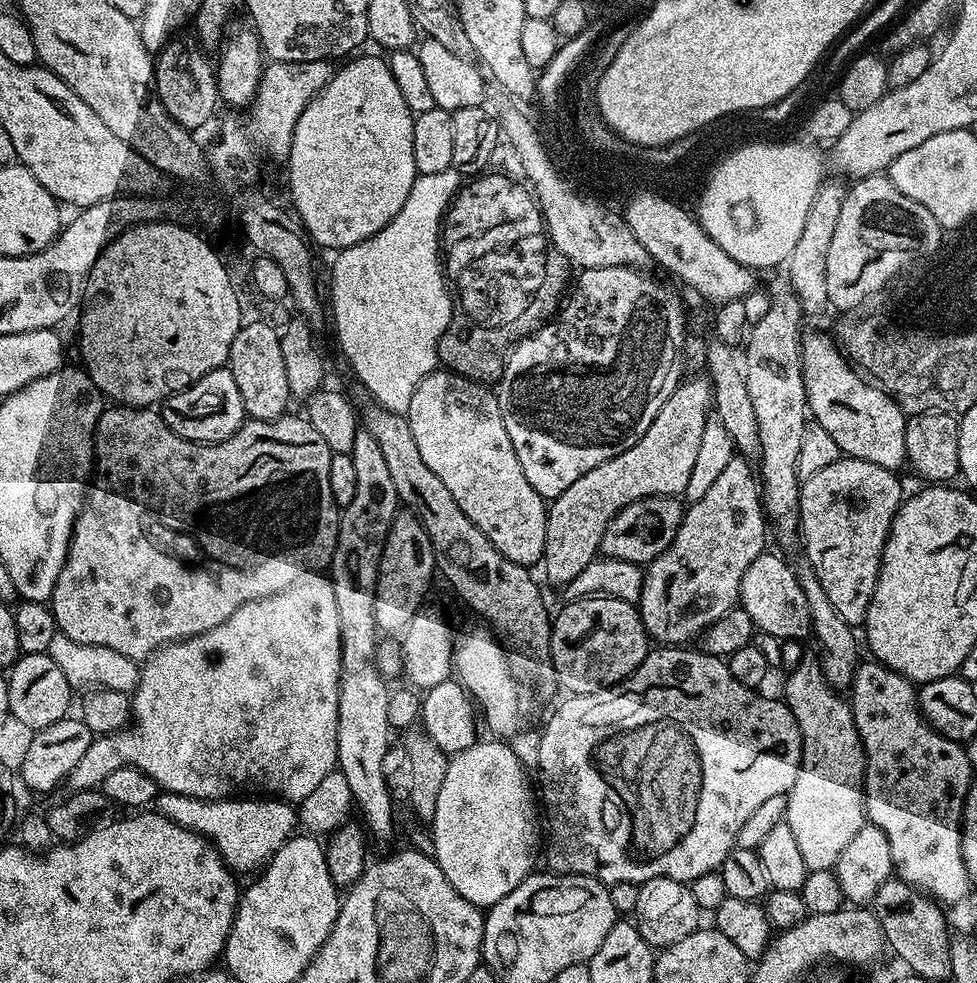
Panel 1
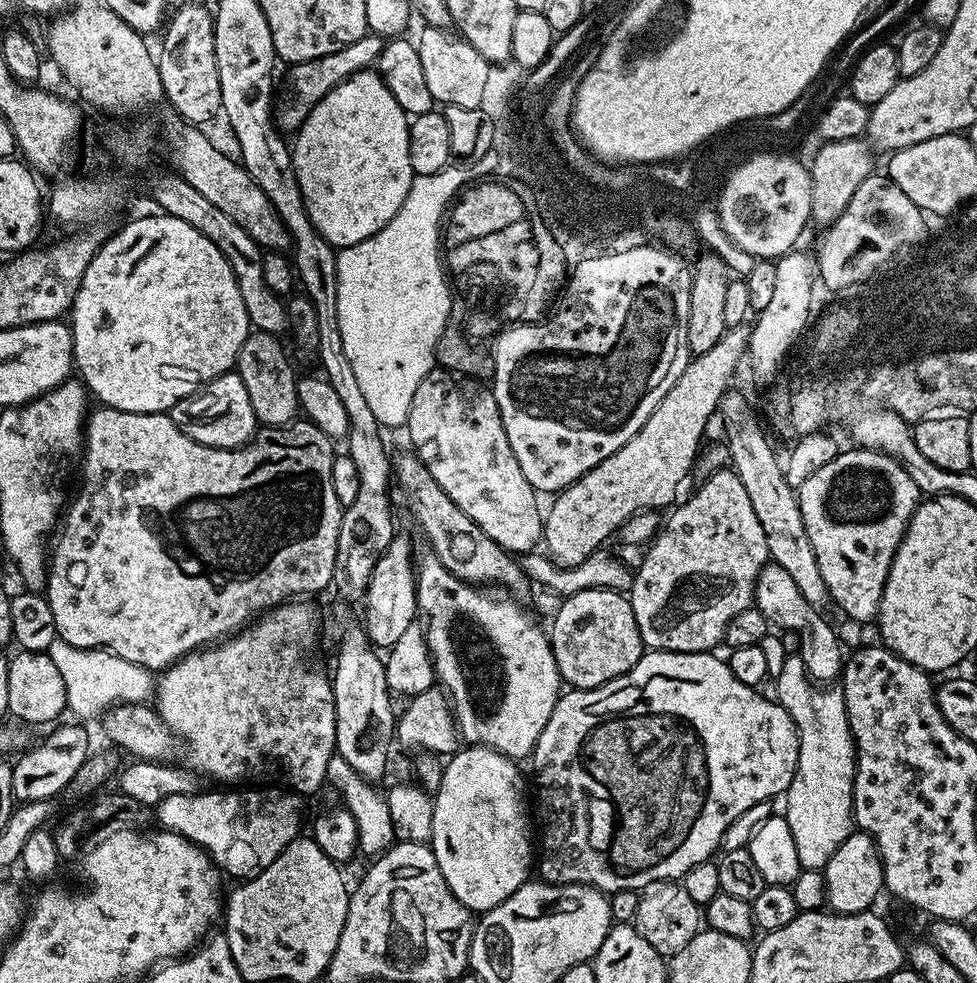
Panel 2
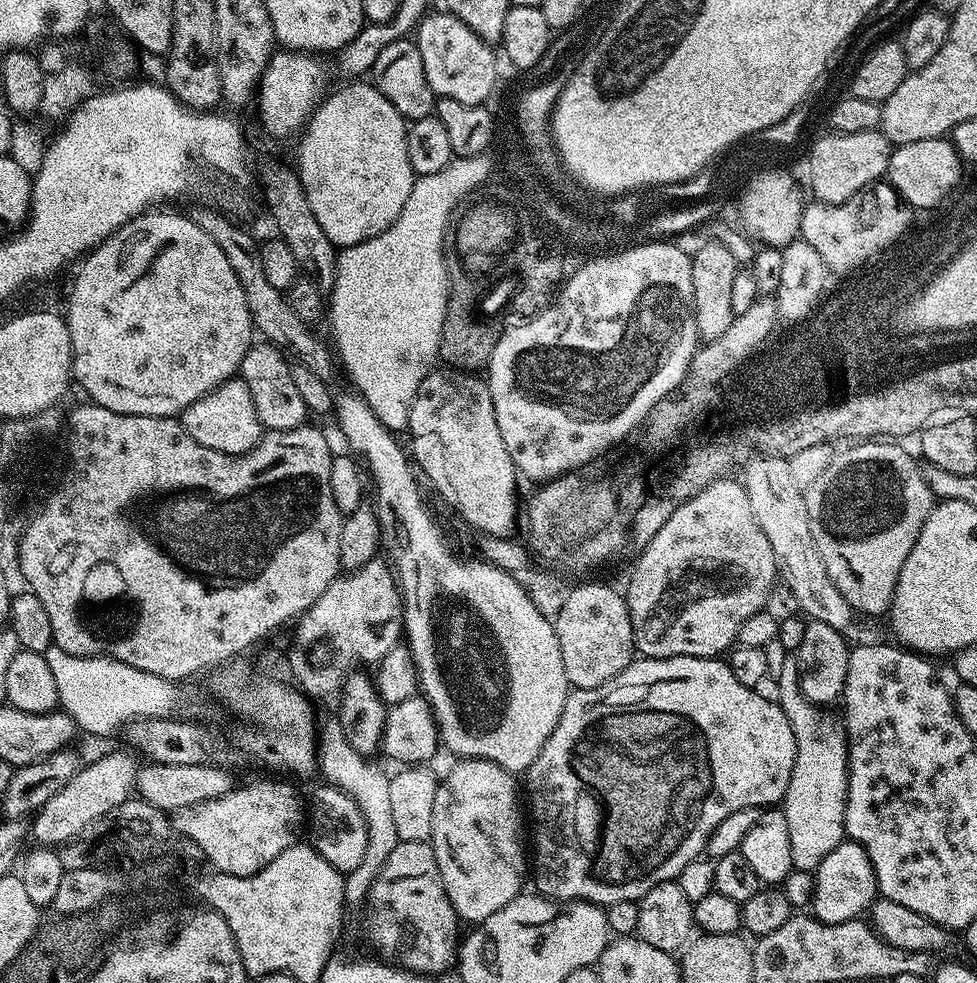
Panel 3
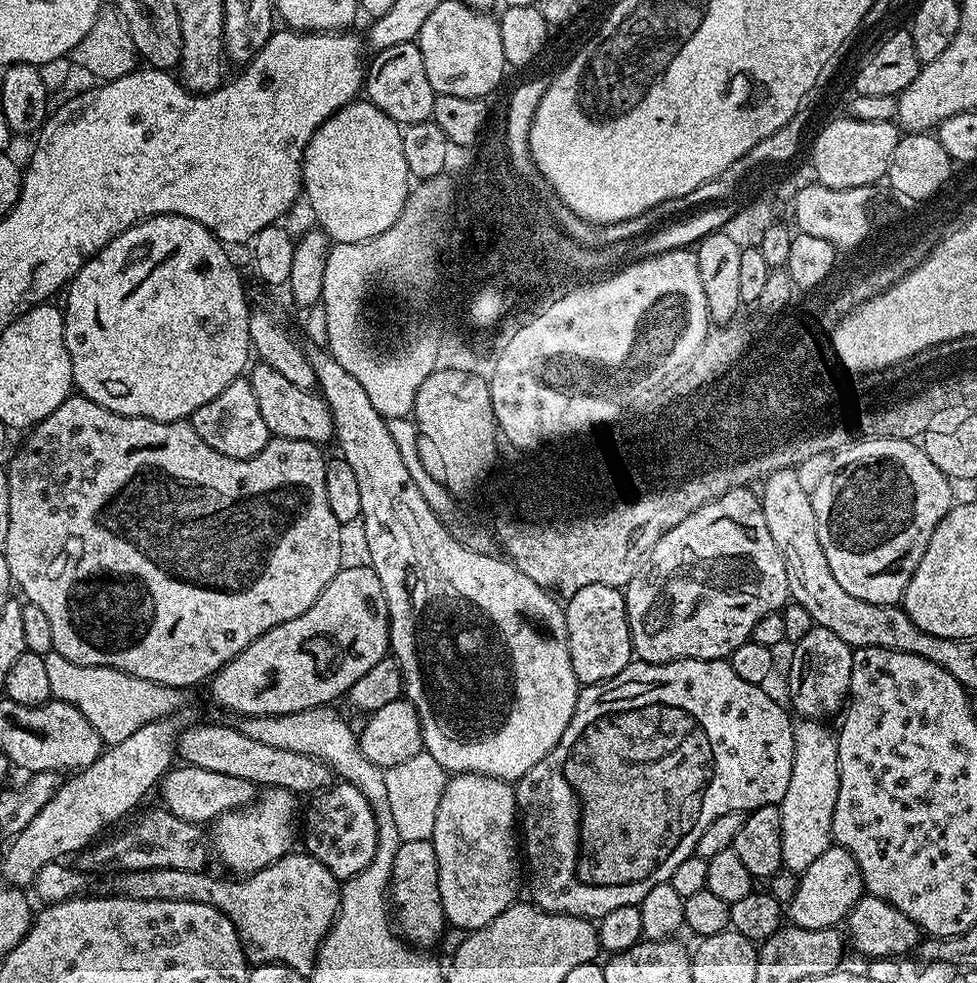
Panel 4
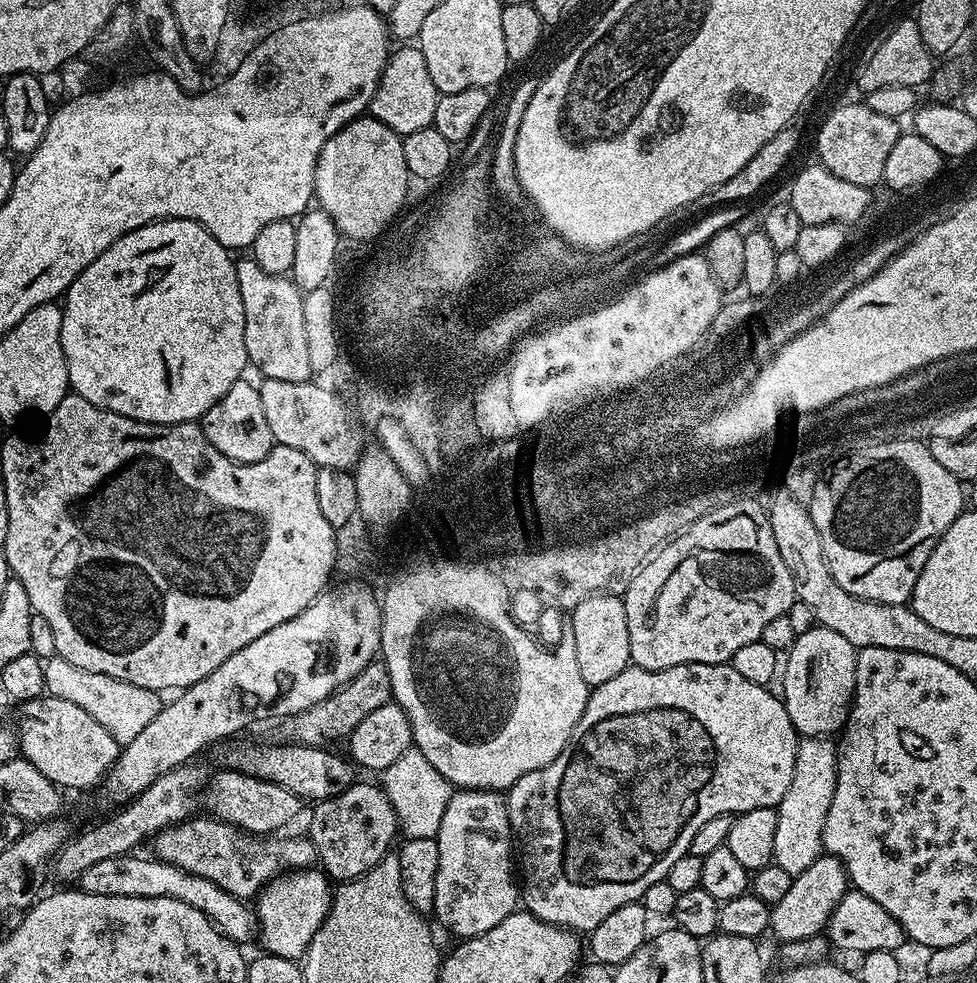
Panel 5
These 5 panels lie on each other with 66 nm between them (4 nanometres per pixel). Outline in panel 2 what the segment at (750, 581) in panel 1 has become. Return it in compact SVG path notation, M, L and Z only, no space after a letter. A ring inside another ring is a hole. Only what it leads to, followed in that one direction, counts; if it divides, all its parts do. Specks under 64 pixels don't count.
M767 563L756 579L756 589L752 595L755 608L768 619L769 625L780 627L784 632L795 632L800 639L800 652L805 657L804 665L808 675L816 682L832 682L841 675L842 665L846 659L846 652L840 649L840 640L836 632L823 620L821 609L815 608L806 598L802 598L802 590L782 570L782 566L774 563ZM811 656L820 656L820 660L811 660Z

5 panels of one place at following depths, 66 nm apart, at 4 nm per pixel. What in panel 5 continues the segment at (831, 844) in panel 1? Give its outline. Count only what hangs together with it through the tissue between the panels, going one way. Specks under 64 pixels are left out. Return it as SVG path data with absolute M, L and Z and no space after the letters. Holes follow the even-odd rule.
M809 736L796 745L790 790L786 790L782 802L775 807L778 830L774 830L772 855L772 863L782 866L792 877L802 874L824 852L822 830L826 826L826 814L830 814L830 802L834 802L837 751L837 745L823 736Z

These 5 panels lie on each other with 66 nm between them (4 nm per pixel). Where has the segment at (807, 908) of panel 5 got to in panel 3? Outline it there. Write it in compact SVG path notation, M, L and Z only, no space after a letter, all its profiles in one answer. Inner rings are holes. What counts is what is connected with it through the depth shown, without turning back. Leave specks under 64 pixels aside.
M843 839L816 867L812 877L814 894L810 905L811 915L827 924L861 919L878 899L876 875L870 866L870 858L858 842Z

